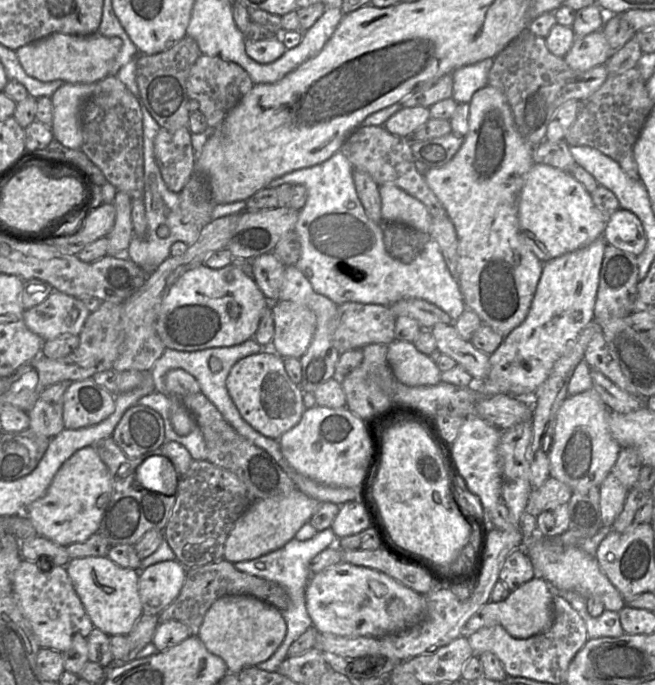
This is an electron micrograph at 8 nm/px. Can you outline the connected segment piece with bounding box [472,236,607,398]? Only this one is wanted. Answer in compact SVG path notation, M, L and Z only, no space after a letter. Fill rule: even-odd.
M604 236L577 250L544 262L531 307L525 320L513 329L497 350L489 355L490 372L481 382L474 382L486 396L498 394L529 398L547 379L555 362L568 344L594 320L599 274L607 242Z

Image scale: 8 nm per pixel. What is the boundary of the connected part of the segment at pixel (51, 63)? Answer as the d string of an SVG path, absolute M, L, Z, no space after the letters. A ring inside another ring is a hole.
M52 33L18 48L16 54L25 72L41 82L62 80L65 83L96 84L110 75L121 47L119 37L105 37L99 33L88 36Z

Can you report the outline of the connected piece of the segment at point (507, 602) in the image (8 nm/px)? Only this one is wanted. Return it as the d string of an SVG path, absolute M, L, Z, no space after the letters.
M534 577L511 591L510 595L501 602L489 601L477 610L467 621L463 635L467 638L483 627L502 626L512 637L527 639L548 631L554 622L553 612L554 589L542 577Z

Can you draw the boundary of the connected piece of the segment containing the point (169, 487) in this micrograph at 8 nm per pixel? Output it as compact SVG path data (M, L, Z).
M168 454L151 455L136 470L136 479L144 488L164 494L178 494L182 474Z

